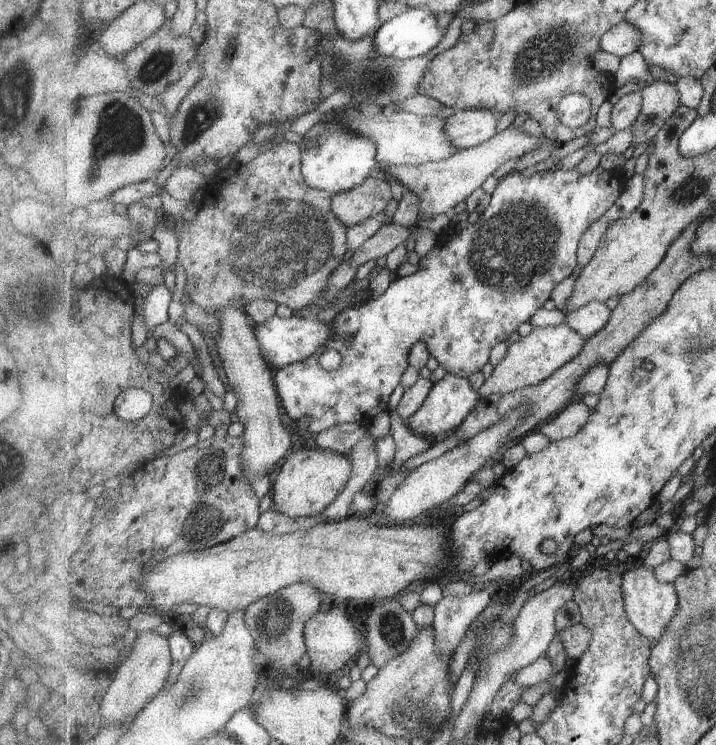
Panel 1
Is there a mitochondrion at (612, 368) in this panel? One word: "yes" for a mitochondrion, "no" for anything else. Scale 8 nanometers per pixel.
no

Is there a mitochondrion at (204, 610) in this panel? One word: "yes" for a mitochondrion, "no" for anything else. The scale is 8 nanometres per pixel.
no

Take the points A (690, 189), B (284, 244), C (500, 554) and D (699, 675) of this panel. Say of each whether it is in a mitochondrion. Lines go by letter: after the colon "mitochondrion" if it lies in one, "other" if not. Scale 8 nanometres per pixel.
A: mitochondrion
B: mitochondrion
C: other
D: mitochondrion

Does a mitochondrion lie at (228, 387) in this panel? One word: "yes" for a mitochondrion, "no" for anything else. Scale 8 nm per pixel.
no

